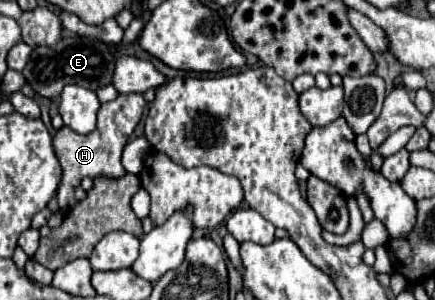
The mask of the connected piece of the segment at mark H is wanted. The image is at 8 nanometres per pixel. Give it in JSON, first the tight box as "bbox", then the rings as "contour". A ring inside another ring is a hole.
{"bbox":[54,93,144,209],"contour":[[[130,93],[130,95],[118,95],[114,101],[102,103],[100,111],[98,111],[98,127],[88,133],[88,135],[80,135],[76,131],[72,131],[70,127],[62,127],[56,135],[54,135],[54,153],[62,165],[62,183],[58,187],[58,205],[60,209],[70,209],[76,203],[74,197],[74,187],[80,185],[82,177],[122,177],[126,171],[120,163],[122,157],[122,149],[130,137],[130,133],[136,129],[142,111],[144,111],[144,97],[142,93]]]}

